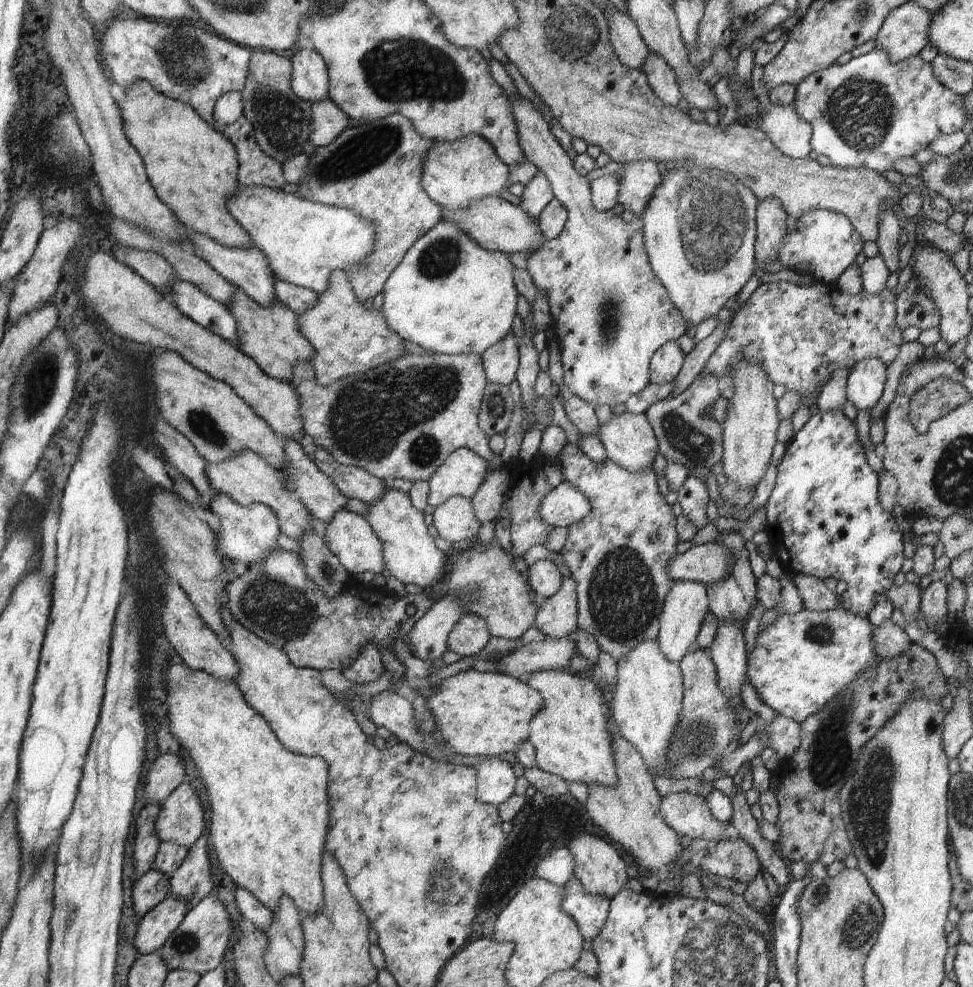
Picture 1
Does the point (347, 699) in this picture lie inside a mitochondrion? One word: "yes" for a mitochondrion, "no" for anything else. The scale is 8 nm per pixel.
no

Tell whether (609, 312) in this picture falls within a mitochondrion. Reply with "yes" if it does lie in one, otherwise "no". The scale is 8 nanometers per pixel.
yes

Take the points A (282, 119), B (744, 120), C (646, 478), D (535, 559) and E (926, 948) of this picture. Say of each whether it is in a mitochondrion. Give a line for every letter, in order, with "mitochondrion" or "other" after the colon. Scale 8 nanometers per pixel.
A: mitochondrion
B: other
C: other
D: other
E: other

